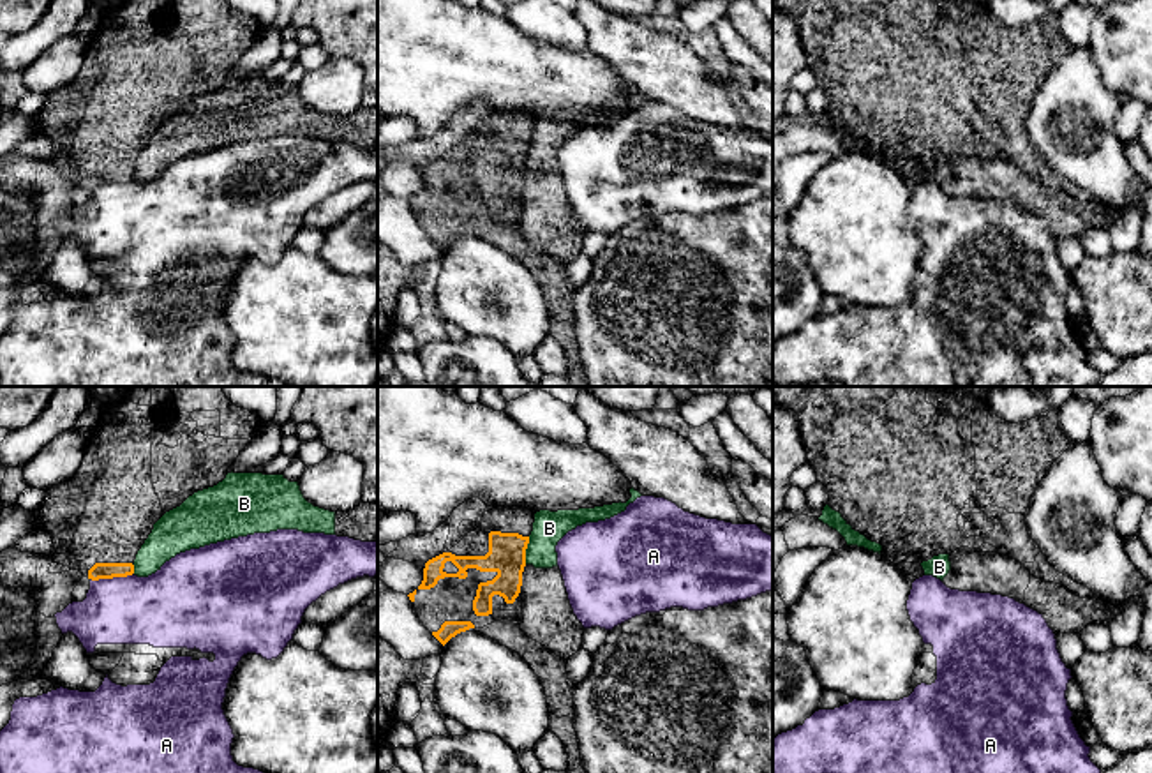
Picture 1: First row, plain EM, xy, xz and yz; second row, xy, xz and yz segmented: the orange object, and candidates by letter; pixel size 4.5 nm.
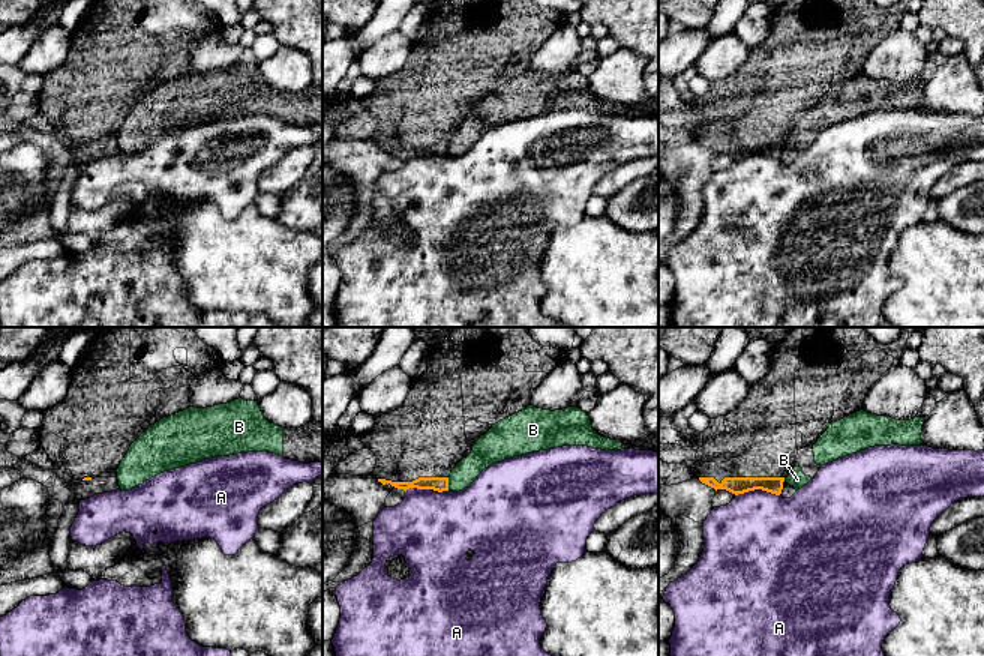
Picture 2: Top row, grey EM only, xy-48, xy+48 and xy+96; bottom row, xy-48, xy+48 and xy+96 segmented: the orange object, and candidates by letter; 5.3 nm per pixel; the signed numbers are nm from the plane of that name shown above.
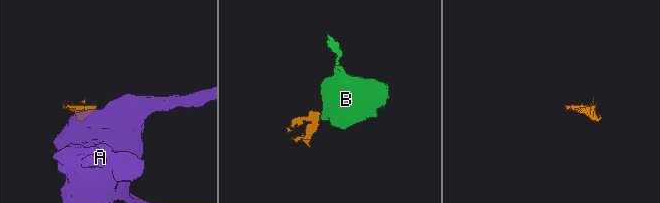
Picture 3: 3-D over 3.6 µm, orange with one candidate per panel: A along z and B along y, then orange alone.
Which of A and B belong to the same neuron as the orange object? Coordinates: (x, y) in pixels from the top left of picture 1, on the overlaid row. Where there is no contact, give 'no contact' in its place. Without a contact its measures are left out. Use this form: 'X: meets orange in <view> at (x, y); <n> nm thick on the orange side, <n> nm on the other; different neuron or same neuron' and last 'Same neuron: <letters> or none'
A: meets orange in xy at (112, 577); 80 nm thick on the orange side, 320 nm on the other; different neuron
B: meets orange in xz at (524, 551); 180 nm thick on the orange side, 150 nm on the other; different neuron
Same neuron: none

